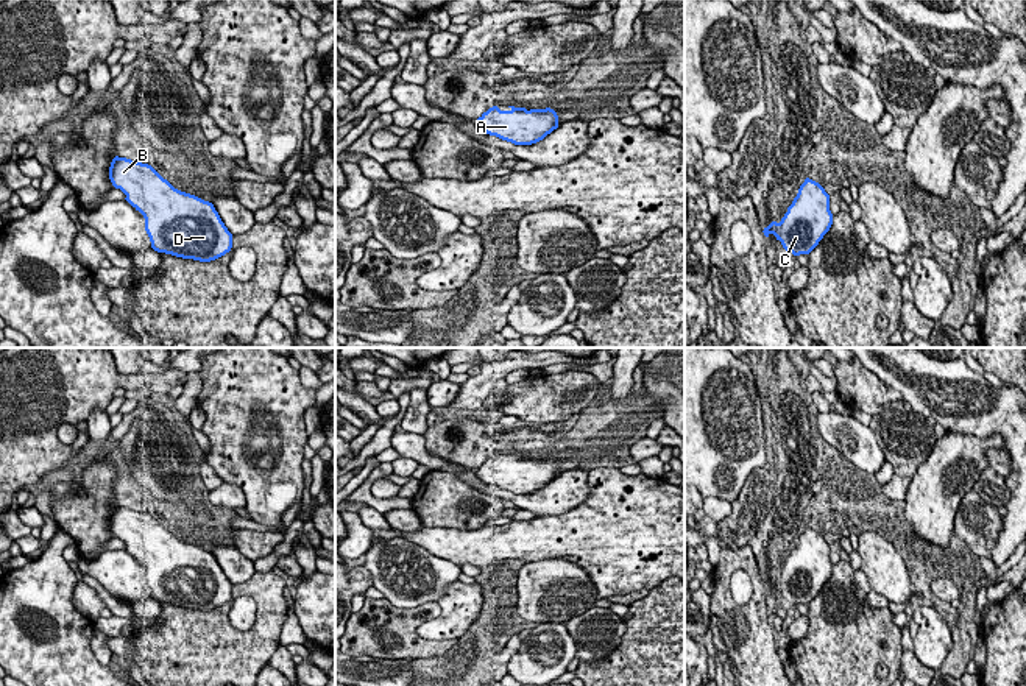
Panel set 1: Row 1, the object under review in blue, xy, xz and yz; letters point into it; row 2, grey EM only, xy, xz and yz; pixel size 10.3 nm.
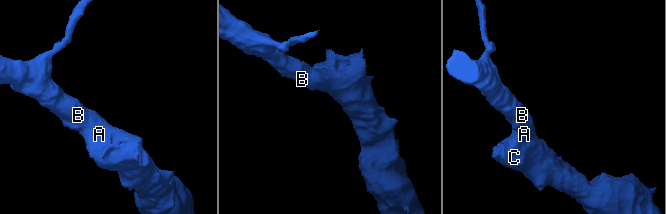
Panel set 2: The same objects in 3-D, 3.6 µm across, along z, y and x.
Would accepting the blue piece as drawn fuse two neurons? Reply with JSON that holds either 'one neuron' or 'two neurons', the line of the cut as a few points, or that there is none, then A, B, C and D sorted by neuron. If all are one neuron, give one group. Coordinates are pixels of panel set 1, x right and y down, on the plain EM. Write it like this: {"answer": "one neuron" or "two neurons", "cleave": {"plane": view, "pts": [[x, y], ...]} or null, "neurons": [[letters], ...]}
{"answer": "one neuron", "cleave": null, "neurons": [["A", "B", "C", "D"]]}

